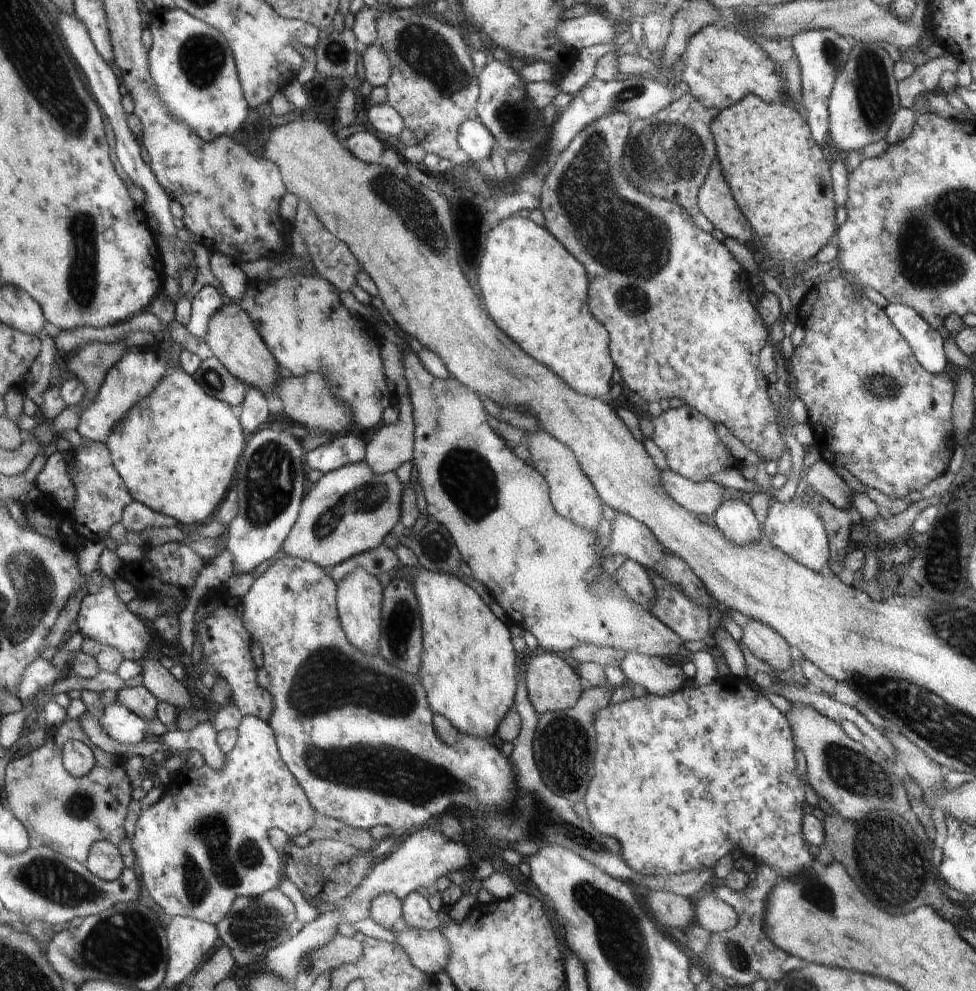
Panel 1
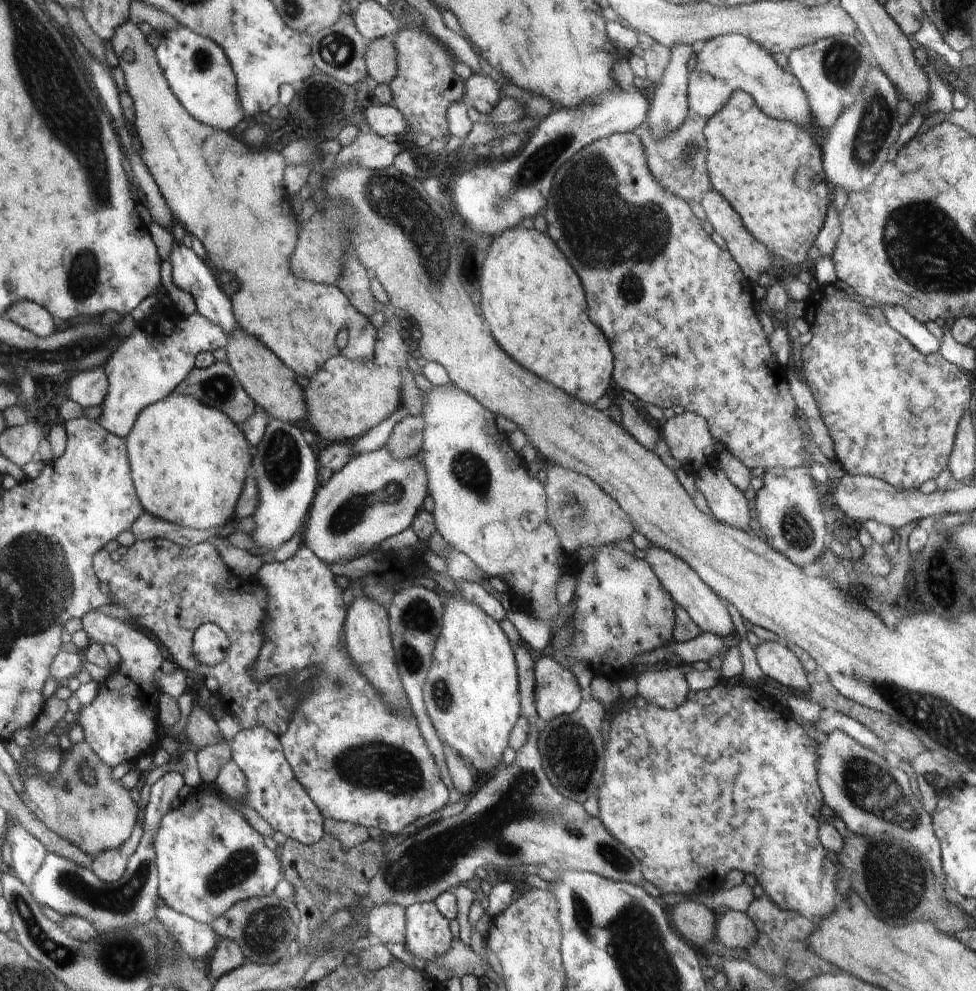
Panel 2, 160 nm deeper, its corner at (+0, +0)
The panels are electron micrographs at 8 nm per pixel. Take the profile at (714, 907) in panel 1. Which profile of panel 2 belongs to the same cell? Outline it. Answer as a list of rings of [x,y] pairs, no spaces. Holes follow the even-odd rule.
[[[724,910],[717,914],[715,936],[726,948],[748,949],[757,941],[759,930],[746,913]]]

